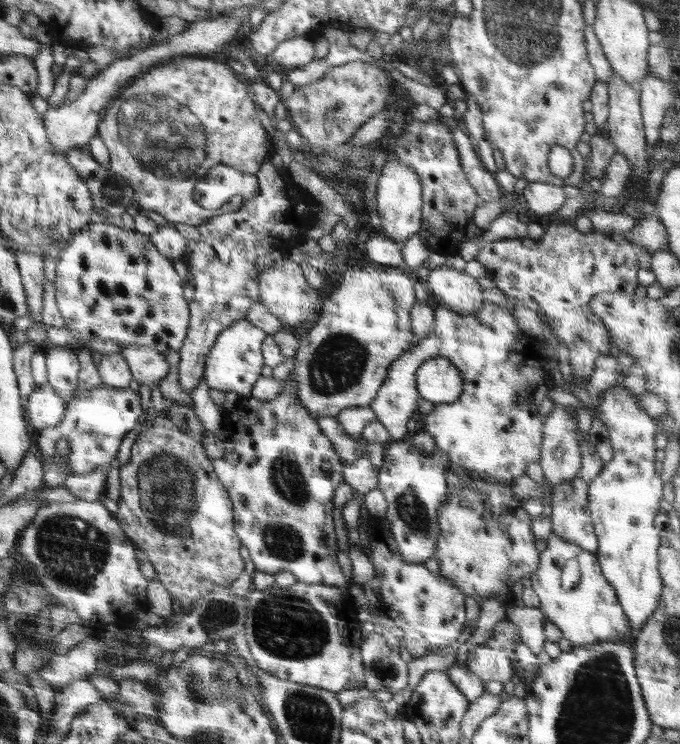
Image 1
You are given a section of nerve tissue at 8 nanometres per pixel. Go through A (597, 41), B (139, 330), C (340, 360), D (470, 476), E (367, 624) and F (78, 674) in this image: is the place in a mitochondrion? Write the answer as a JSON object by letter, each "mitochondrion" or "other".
{"A":"other","B":"other","C":"mitochondrion","D":"other","E":"other","F":"other"}

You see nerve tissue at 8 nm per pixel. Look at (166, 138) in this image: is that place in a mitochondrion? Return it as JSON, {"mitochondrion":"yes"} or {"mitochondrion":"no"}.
{"mitochondrion":"yes"}

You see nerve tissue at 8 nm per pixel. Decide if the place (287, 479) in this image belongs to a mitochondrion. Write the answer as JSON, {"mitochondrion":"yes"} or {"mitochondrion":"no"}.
{"mitochondrion":"yes"}

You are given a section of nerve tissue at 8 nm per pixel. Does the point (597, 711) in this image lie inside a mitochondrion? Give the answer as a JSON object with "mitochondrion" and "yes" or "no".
{"mitochondrion":"yes"}

